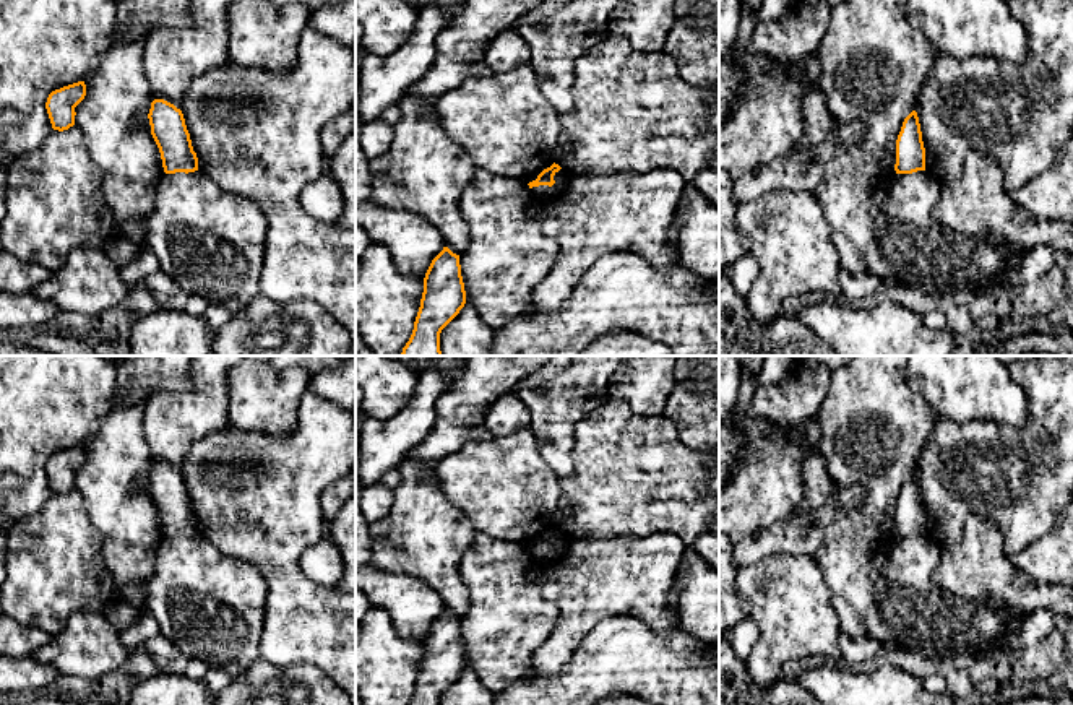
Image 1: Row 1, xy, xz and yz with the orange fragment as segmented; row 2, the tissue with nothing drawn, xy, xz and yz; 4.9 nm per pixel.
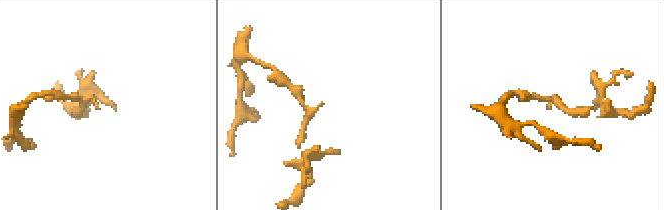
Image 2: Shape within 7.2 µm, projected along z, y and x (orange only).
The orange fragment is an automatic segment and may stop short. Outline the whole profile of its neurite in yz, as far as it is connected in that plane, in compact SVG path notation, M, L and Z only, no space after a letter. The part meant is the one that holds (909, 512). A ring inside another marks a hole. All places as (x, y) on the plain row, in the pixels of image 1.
M916 474L904 482L898 499L894 534L896 538L925 534L925 512Z

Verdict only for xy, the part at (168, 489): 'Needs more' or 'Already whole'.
Already whole

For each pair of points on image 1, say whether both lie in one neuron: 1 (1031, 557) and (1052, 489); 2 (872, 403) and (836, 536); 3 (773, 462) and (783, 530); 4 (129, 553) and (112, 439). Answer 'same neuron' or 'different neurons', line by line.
1: different neurons
2: same neuron
3: different neurons
4: same neuron

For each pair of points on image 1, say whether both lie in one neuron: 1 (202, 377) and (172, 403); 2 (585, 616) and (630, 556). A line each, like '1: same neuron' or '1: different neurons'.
1: same neuron
2: same neuron

